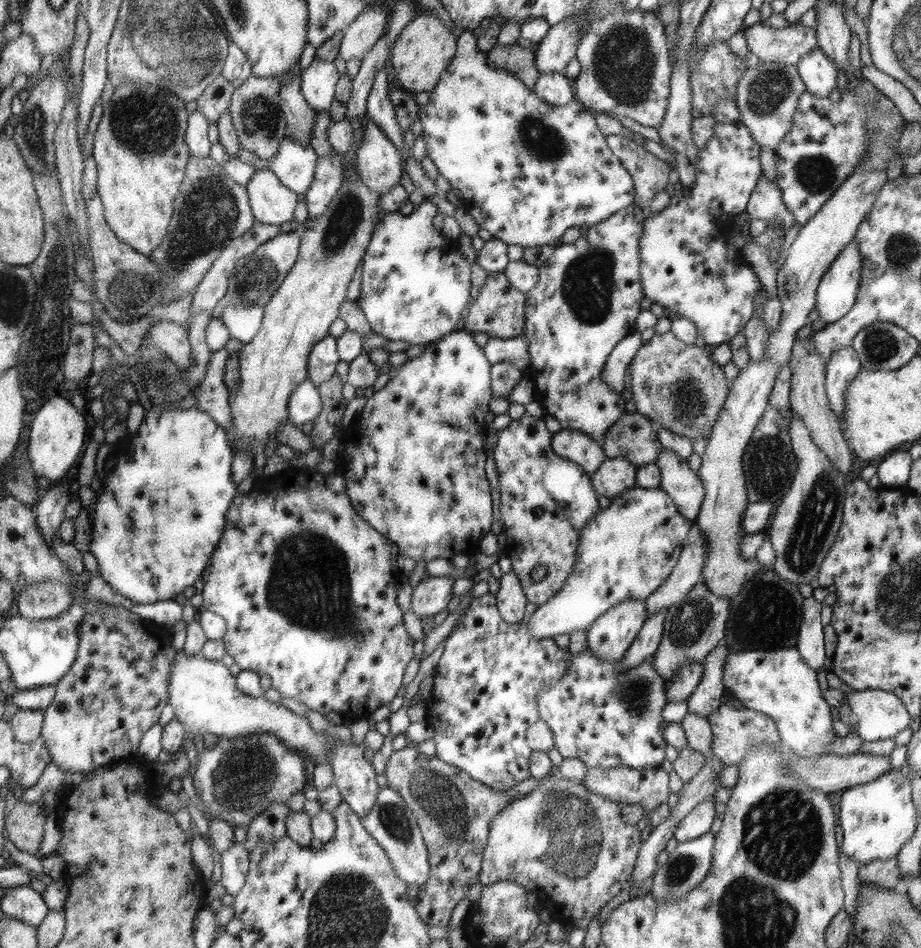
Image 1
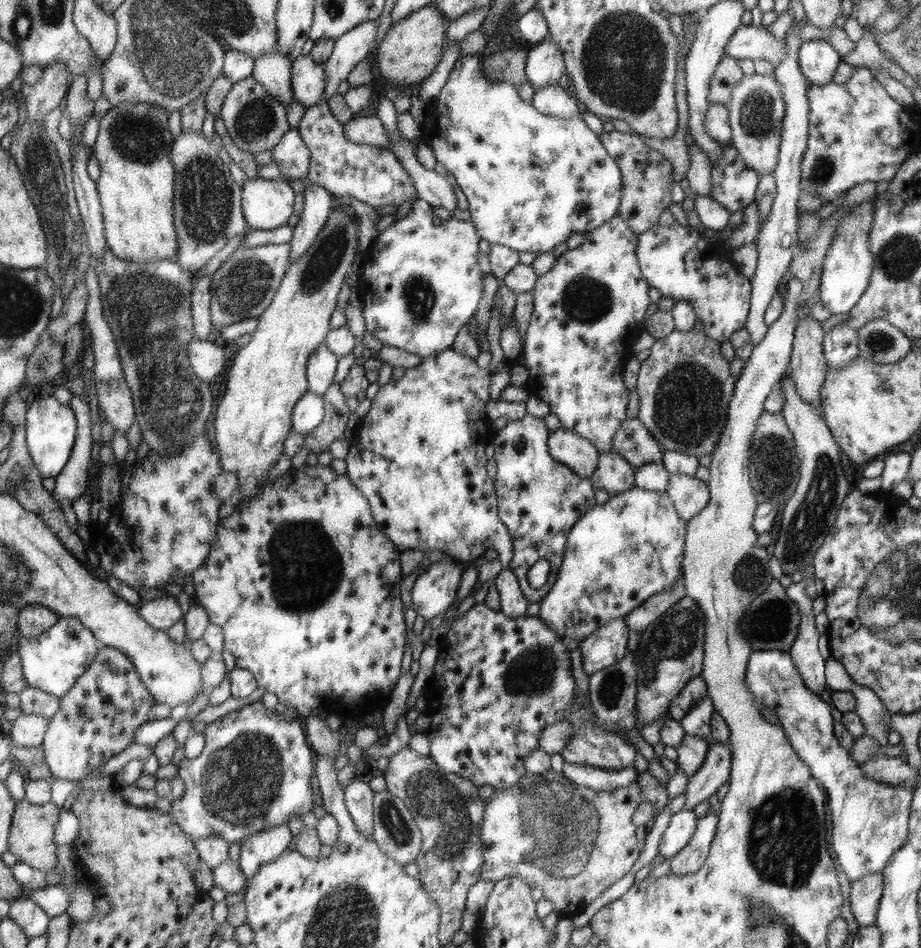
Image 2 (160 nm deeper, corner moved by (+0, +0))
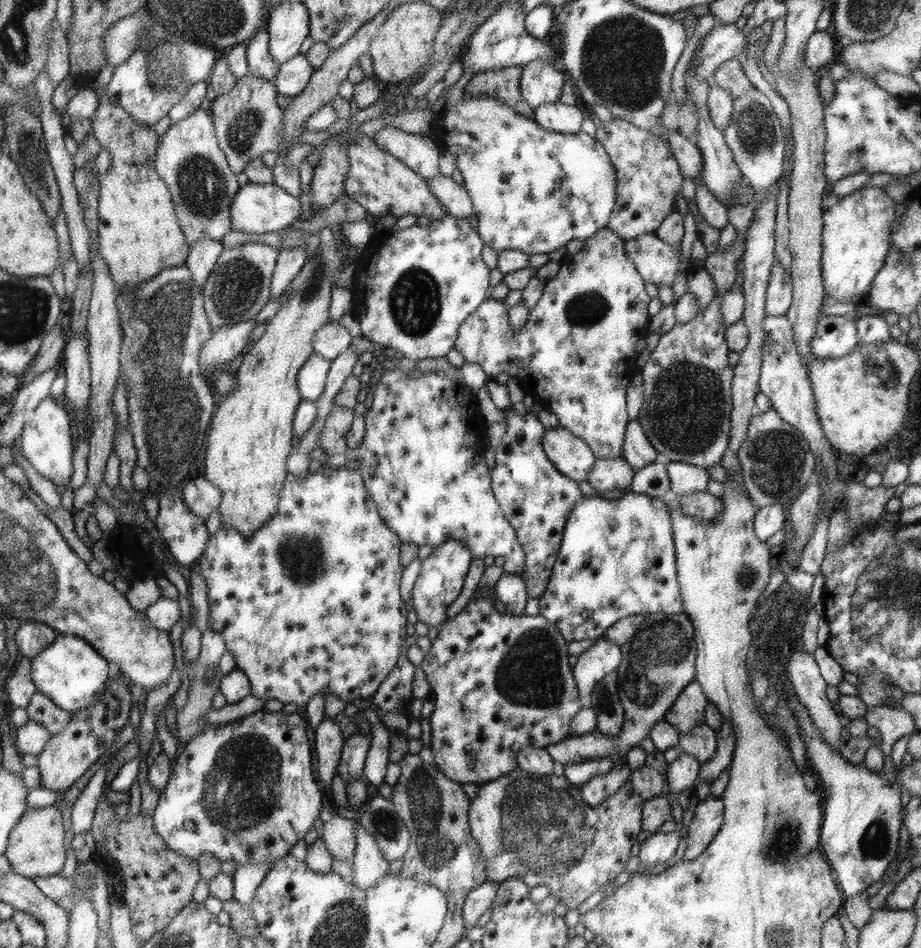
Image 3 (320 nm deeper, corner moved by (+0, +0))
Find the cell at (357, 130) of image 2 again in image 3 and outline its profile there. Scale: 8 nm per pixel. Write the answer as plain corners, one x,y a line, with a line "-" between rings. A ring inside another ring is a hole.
386,126
372,138
381,149
399,157
408,168
426,180
437,178
440,174
440,148
429,135
408,134
396,127

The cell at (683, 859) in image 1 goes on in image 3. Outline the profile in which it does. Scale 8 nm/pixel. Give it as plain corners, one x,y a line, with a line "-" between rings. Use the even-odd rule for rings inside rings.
711,794
699,801
694,808
694,815
687,825
686,850
684,859
697,859
712,842
723,823
724,803
721,798

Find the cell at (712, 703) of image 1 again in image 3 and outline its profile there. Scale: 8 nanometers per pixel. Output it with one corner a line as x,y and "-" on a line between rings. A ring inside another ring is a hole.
706,723
699,724
686,734
680,734
678,748
686,754
694,756
700,764
706,764
712,757
717,746
715,730

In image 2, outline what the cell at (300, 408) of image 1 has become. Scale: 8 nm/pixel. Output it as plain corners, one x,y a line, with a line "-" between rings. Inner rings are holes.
307,391
298,403
295,404
292,424
298,434
307,435
315,430
326,416
326,402
322,396

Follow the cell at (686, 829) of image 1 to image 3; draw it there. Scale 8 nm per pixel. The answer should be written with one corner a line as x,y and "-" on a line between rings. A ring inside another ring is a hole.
678,821
678,823
676,831
672,833
660,831
644,835
641,838
640,851
638,854
639,864
643,864
643,866
655,866
657,864
662,864
662,862
667,862
674,856
676,849
680,846
680,825
682,825
682,827
685,826
683,823
680,823
680,821

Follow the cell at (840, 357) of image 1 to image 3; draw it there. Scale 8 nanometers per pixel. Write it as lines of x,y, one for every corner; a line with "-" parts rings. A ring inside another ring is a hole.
819,312
811,353
816,359
840,358
859,342
855,319
849,315
824,315

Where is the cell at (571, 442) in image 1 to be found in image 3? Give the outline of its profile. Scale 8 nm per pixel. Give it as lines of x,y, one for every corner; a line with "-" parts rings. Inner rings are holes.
559,426
547,430
542,442
548,460
558,472
576,483
587,480
597,456
585,441

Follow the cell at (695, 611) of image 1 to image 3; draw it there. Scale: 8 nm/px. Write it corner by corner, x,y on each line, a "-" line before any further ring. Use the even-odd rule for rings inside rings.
686,613
646,615
639,624
636,634
620,646
622,662
615,670
620,684
621,703
624,709
624,722
618,736
604,736
596,730
585,735
566,737
558,744
545,748
554,762
588,761
602,757
625,755
632,746
639,746
649,736
650,729
664,720
666,712
676,702
678,695
695,680
695,658
697,644
694,640
692,621

